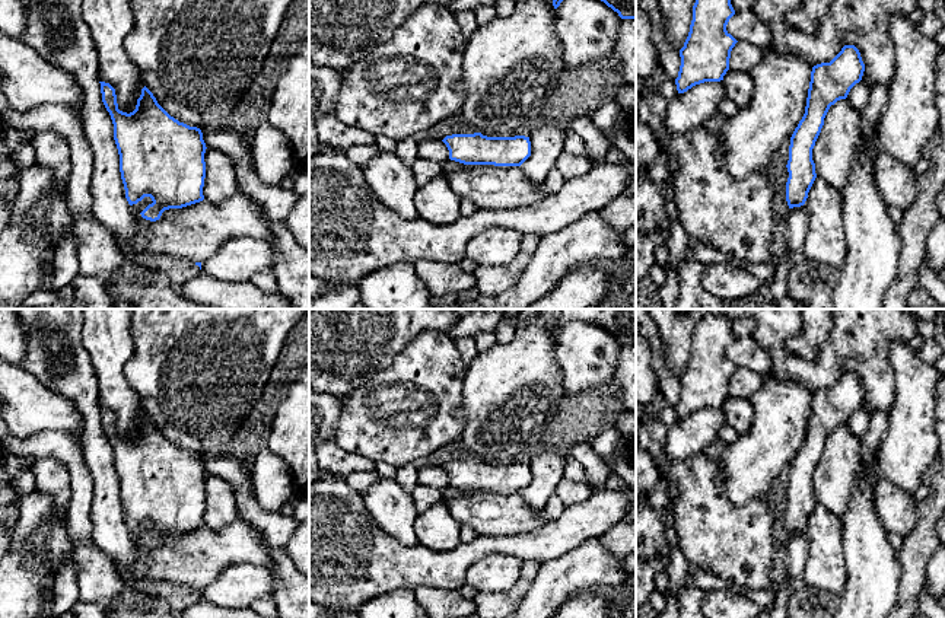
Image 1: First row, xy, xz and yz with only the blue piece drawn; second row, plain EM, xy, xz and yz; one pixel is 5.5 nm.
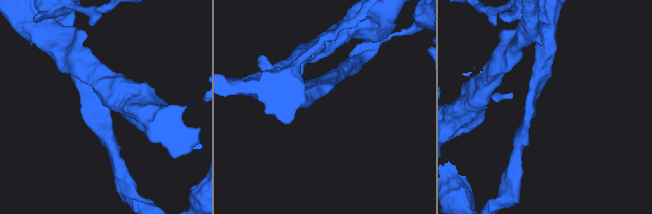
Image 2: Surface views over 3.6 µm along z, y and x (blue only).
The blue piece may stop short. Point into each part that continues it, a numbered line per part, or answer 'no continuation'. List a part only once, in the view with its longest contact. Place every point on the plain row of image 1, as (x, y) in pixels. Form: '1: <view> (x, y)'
no continuation

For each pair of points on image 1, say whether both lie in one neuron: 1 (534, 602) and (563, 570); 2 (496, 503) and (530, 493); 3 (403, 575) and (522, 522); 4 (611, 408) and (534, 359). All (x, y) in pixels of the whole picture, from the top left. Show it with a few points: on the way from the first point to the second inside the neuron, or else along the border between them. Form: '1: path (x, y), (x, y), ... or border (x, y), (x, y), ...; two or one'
1: path (541, 595), (559, 577); one
2: border (518, 493), (534, 509), (544, 509); two
3: border (528, 531), (505, 535), (479, 535); two
4: path (588, 411), (572, 411), (543, 382); one

